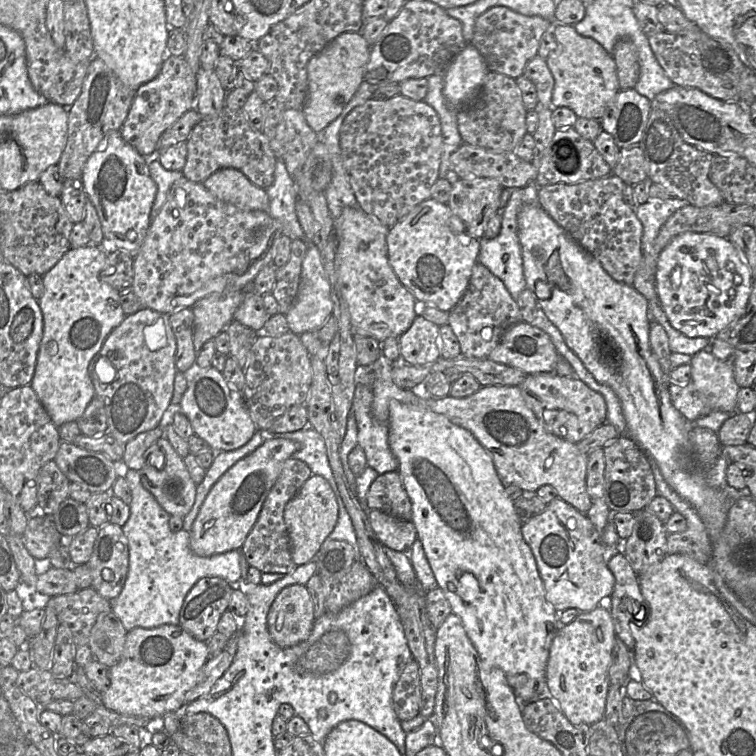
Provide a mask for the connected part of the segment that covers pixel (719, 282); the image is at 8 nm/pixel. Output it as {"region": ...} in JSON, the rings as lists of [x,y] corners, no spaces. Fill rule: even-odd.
{"region":[[[685,232],[675,236],[657,261],[656,290],[670,324],[690,338],[714,338],[740,318],[753,285],[748,264],[728,238]]]}

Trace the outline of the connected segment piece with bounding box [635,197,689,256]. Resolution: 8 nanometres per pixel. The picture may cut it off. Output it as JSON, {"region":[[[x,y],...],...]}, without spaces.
{"region":[[[671,197],[666,200],[648,199],[647,202],[636,207],[635,214],[643,226],[642,256],[644,251],[650,250],[660,228],[669,217],[688,204],[686,200]]]}

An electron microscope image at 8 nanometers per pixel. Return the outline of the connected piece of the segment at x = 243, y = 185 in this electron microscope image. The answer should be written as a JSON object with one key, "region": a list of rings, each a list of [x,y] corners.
{"region":[[[219,169],[202,185],[217,199],[243,211],[262,210],[268,213],[269,197],[266,190],[256,186],[237,169]]]}

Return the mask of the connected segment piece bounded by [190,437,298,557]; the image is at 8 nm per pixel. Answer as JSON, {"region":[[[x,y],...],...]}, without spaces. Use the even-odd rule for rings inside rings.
{"region":[[[280,437],[266,439],[252,453],[230,467],[212,486],[190,531],[190,548],[198,556],[209,557],[241,550],[257,521],[262,505],[276,482],[285,460],[298,449],[298,443]]]}

